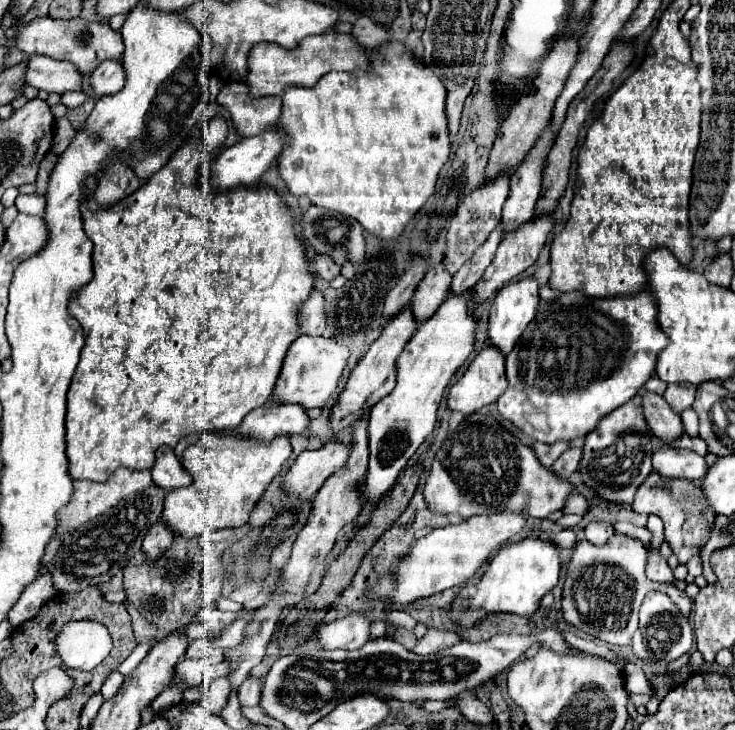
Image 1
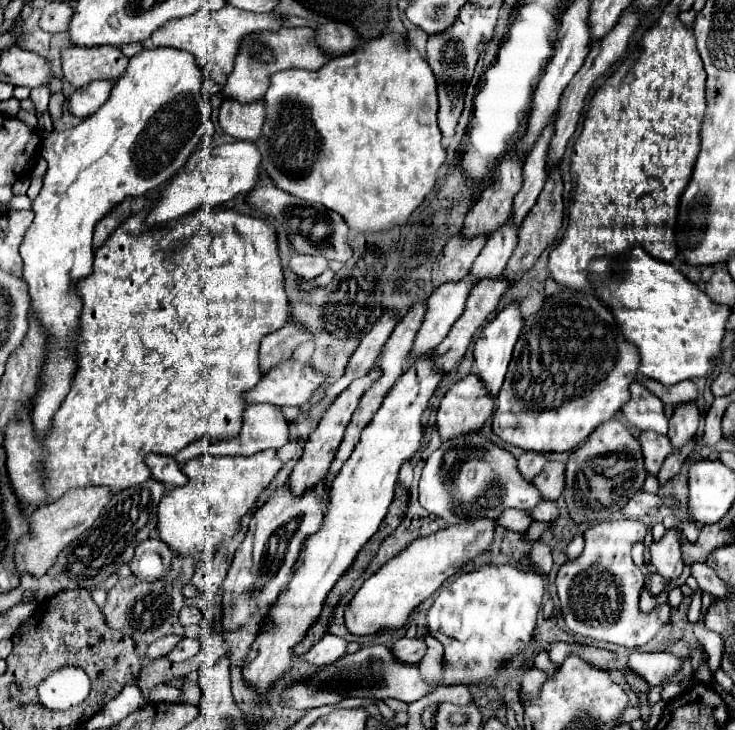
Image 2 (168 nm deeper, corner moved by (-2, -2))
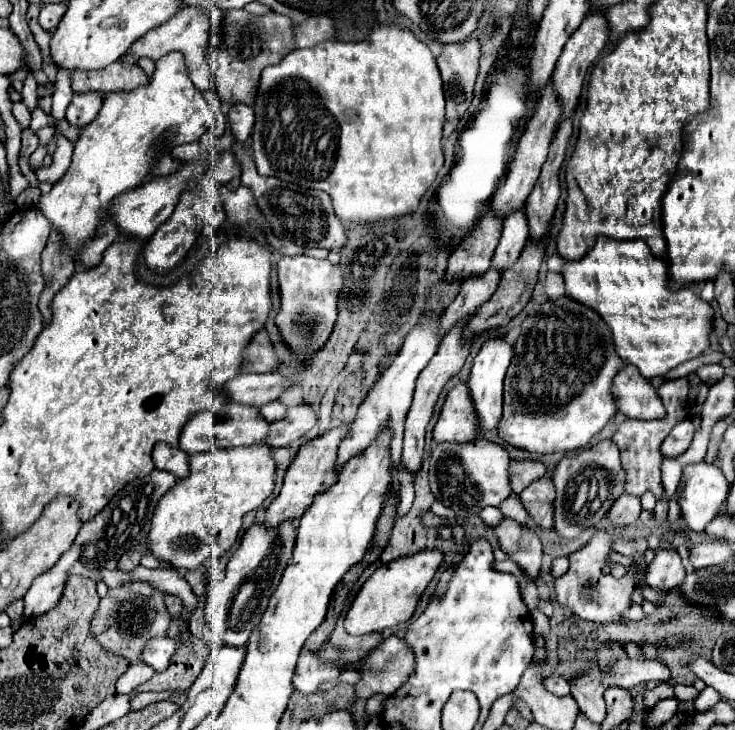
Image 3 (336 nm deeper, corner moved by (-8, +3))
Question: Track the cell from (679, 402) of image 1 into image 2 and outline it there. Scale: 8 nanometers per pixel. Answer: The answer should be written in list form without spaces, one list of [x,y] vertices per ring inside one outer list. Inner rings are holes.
[[[691,403],[681,405],[675,409],[673,417],[669,419],[669,441],[675,449],[681,449],[697,431],[699,427],[699,409]]]

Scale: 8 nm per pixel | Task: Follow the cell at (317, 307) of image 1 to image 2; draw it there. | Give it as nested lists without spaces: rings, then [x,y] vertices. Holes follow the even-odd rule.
[[[287,323],[281,329],[277,329],[275,333],[265,335],[261,341],[261,349],[259,349],[261,373],[267,375],[267,371],[271,371],[275,365],[279,365],[279,361],[287,361],[293,355],[293,351],[297,349],[297,345],[303,341],[311,341],[311,333],[301,329],[297,323],[291,323],[291,325]]]

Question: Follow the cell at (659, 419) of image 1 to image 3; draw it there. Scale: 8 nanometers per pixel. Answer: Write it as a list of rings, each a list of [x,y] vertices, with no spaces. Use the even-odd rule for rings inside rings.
[[[627,364],[617,376],[613,394],[619,400],[619,410],[627,418],[637,420],[663,420],[665,418],[665,406],[653,388],[653,384],[643,378],[633,364]]]

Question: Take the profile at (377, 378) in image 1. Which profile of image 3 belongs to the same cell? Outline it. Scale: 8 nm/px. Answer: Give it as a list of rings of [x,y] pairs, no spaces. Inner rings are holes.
[[[343,424],[337,428],[331,428],[329,432],[325,432],[323,436],[317,436],[313,440],[309,440],[307,444],[301,446],[297,458],[293,460],[293,464],[289,466],[287,474],[285,474],[285,484],[281,494],[269,504],[267,508],[267,516],[265,516],[265,524],[267,526],[277,526],[285,520],[295,520],[299,518],[305,508],[309,508],[309,504],[313,502],[315,494],[327,492],[339,478],[339,470],[337,470],[337,452],[339,452],[339,444],[345,436],[349,436],[351,426]]]

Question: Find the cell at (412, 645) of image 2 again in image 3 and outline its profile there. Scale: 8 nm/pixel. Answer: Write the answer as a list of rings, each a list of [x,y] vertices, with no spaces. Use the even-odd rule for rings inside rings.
[[[389,636],[377,648],[371,650],[361,666],[363,682],[355,686],[357,696],[371,698],[373,694],[395,694],[405,680],[413,674],[415,652],[399,636]]]

